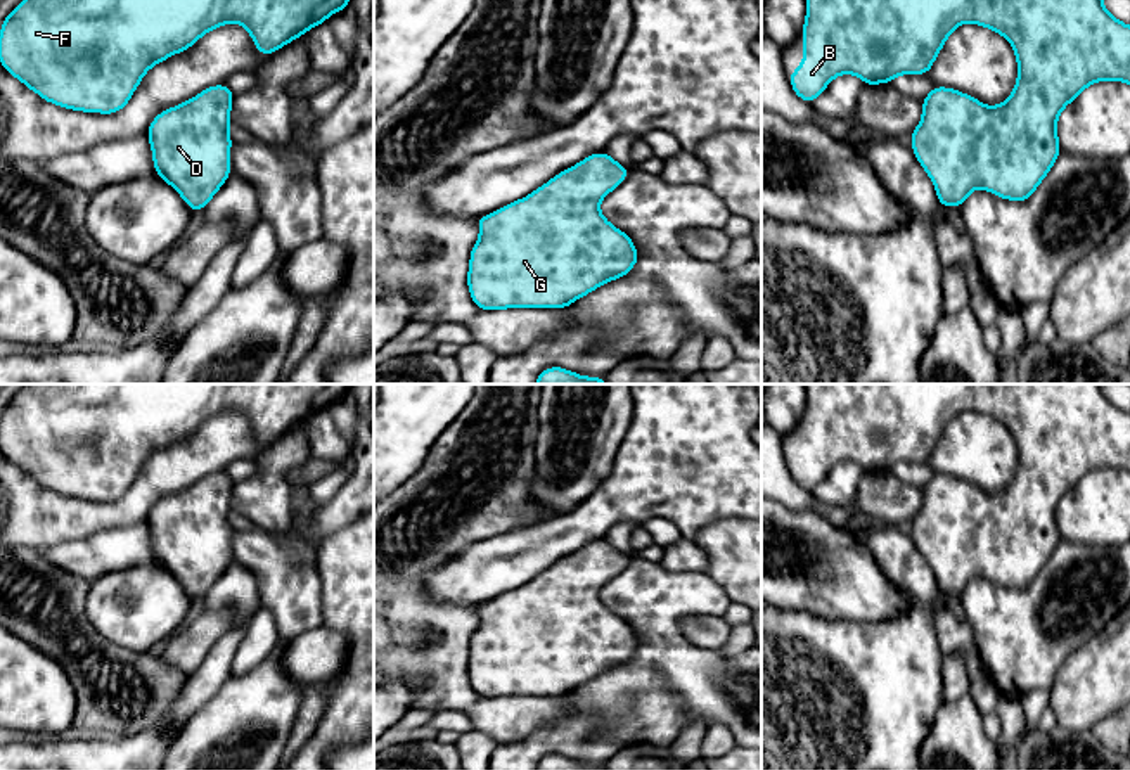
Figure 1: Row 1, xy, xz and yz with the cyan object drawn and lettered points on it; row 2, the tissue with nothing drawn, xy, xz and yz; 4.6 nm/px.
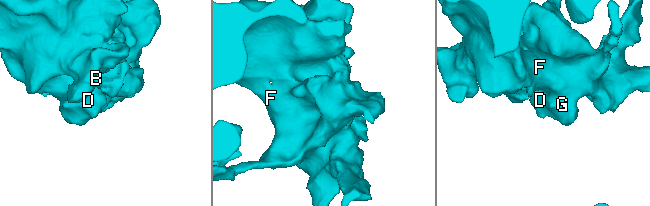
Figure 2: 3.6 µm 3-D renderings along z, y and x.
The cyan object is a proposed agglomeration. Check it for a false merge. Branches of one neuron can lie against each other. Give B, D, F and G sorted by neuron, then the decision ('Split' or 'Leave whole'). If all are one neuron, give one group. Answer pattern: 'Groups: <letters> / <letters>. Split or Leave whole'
Groups: B D F G. Leave whole

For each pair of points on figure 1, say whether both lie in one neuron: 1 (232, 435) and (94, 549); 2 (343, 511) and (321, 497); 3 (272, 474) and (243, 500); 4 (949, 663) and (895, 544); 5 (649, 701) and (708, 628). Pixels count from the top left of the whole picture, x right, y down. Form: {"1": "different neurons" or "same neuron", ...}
{"1": "different neurons", "2": "different neurons", "3": "same neuron", "4": "different neurons", "5": "different neurons"}

